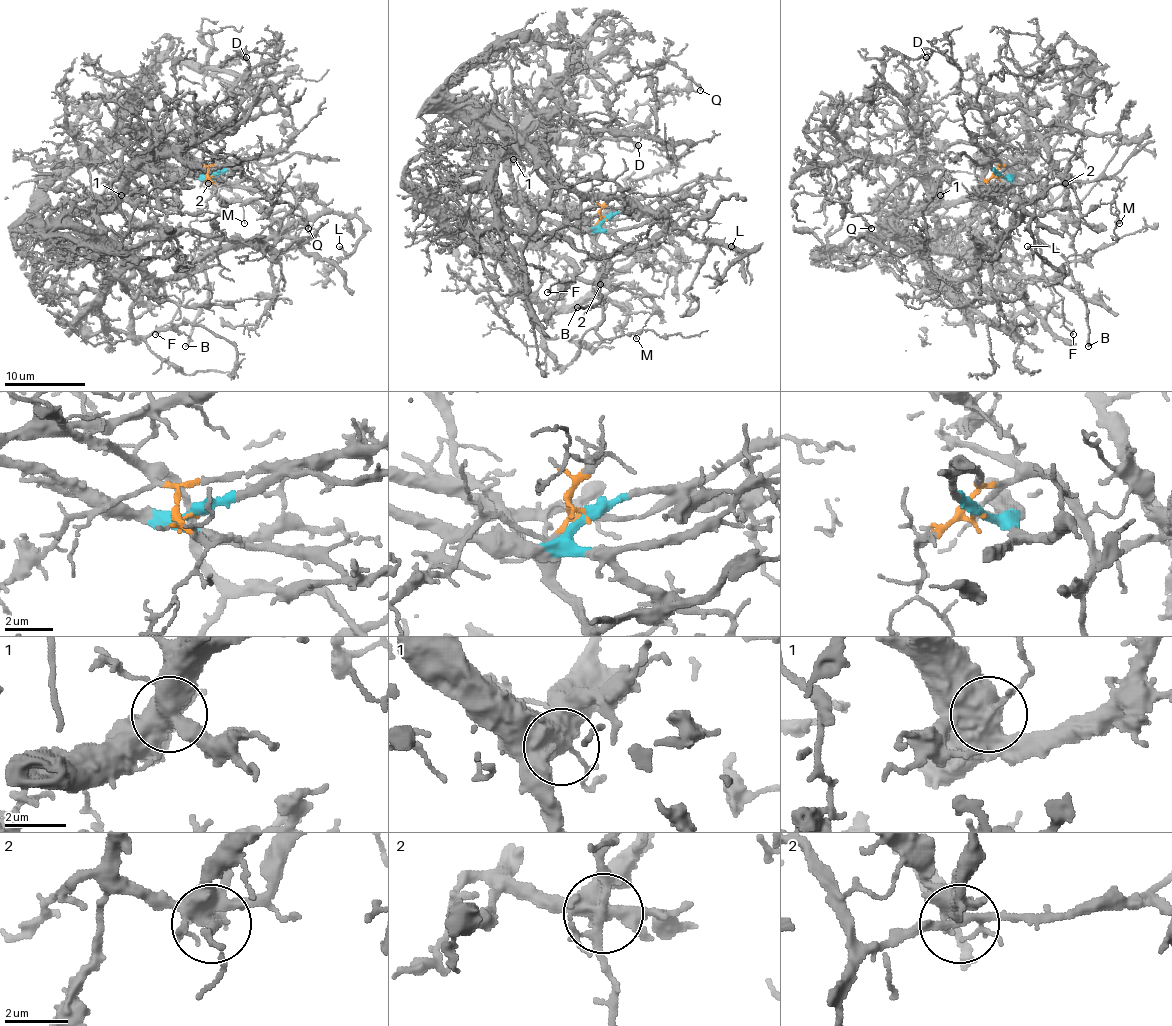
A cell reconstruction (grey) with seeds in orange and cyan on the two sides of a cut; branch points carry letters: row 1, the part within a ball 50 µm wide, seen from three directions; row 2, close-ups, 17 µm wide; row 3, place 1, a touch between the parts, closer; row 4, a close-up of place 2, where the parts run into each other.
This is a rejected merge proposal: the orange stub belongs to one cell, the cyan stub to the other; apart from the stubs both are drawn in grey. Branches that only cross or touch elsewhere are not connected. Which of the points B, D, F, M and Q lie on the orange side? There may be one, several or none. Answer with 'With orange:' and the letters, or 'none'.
With orange: B, F, M

